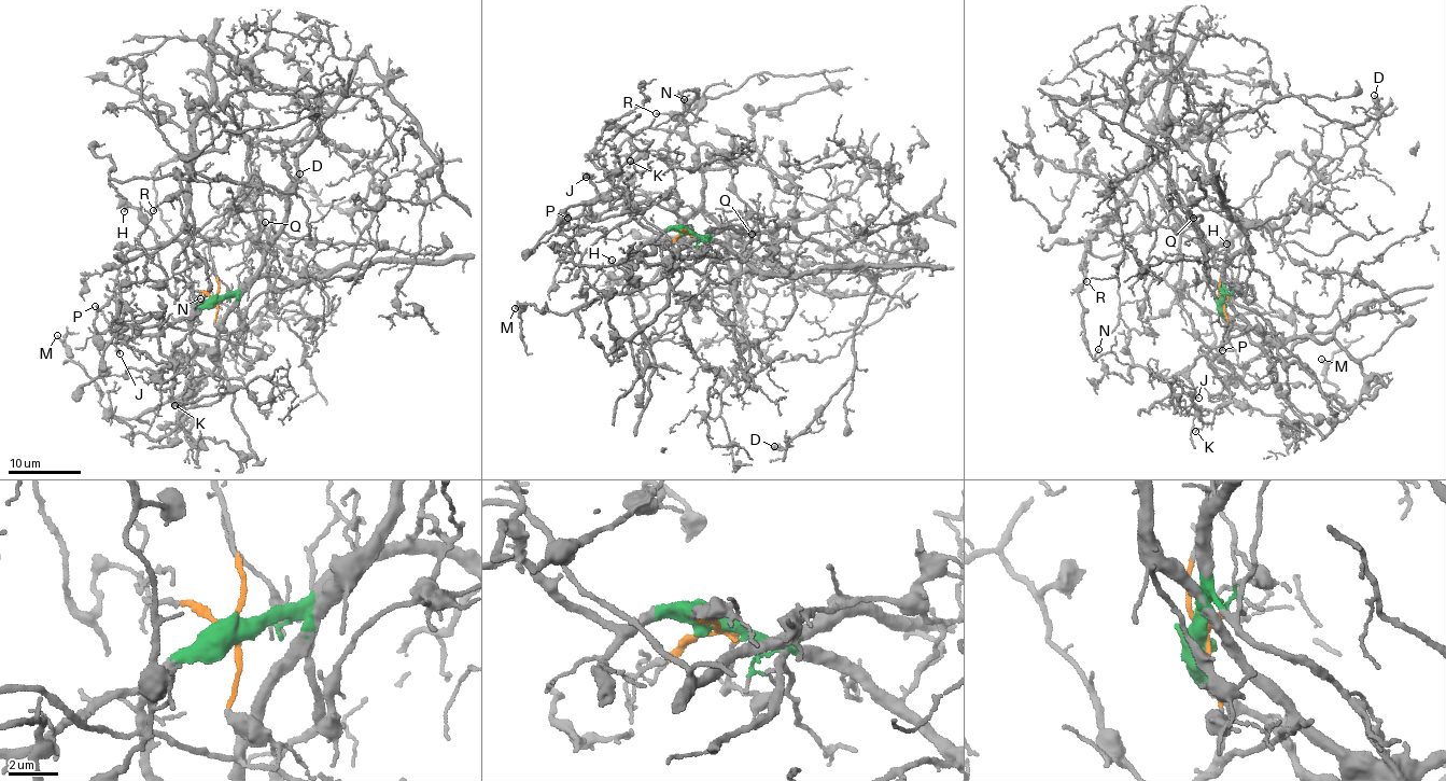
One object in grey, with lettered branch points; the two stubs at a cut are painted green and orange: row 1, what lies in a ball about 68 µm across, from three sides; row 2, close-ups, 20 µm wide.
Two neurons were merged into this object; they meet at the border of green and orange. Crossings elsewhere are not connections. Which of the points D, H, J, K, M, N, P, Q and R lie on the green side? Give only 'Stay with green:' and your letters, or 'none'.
Stay with green: D, K, M, P, Q

